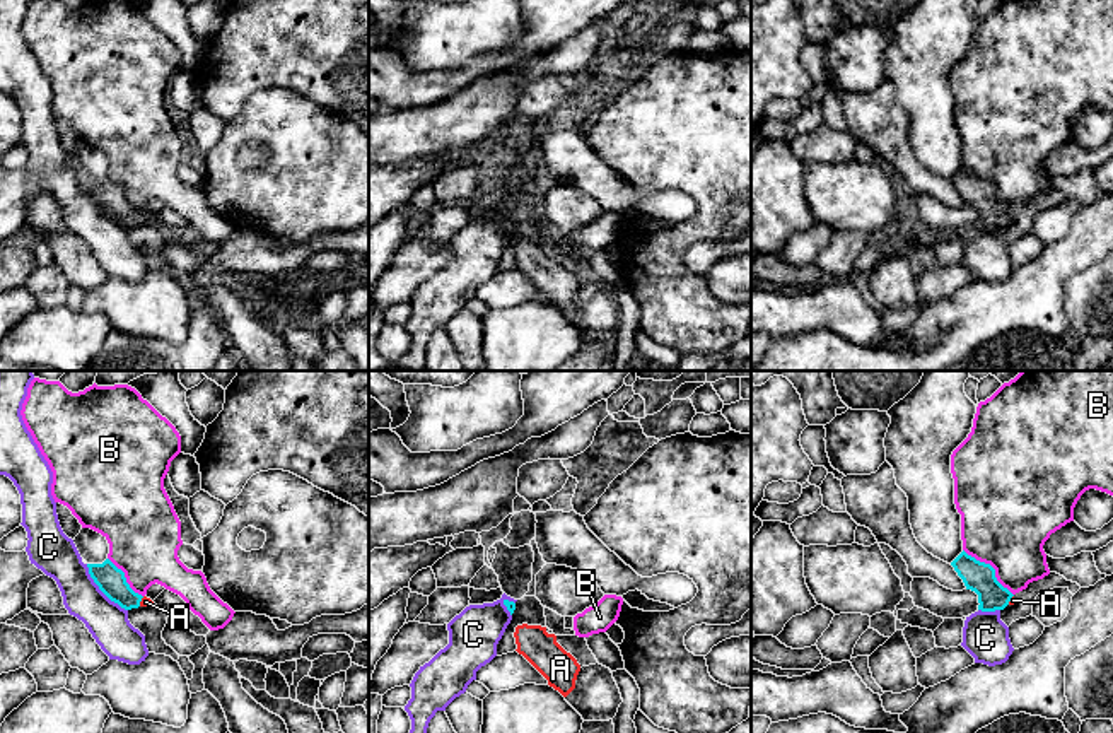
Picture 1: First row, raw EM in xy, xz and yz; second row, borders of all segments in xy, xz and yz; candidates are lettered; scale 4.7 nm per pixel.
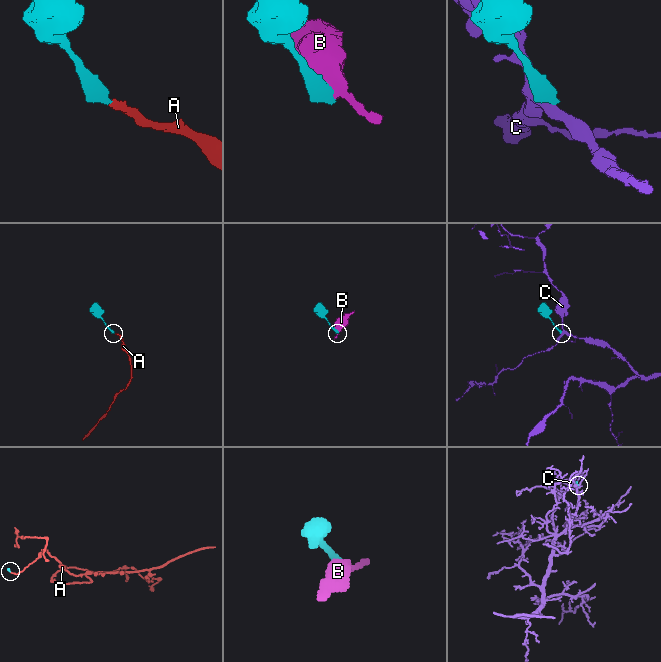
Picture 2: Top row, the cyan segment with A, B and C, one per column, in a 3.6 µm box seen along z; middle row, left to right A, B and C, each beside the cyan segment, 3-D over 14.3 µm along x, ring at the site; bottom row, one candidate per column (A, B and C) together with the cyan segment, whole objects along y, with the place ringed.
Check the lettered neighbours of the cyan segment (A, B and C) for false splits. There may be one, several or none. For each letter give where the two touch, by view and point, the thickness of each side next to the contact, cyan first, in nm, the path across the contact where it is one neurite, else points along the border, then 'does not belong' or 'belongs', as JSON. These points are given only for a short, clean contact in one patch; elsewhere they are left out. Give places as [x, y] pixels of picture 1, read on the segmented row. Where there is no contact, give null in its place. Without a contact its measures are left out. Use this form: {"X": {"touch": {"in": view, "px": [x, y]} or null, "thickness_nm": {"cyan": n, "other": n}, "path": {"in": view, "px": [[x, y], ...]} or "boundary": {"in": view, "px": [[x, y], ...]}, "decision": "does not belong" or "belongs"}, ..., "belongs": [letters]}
{"A": {"touch": {"in": "xy", "px": [140, 600]}, "thickness_nm": {"cyan": 140, "other": 50}, "path": {"in": "xy", "px": [[111, 581], [130, 600], [140, 600], [145, 602]]}, "decision": "belongs"}, "B": {"touch": {"in": "yz", "px": [992, 568]}, "thickness_nm": {"cyan": 140, "other": 440}, "boundary": {"in": "yz", "px": [[963, 549], [987, 562], [994, 569], [994, 576], [1013, 595]]}, "decision": "does not belong"}, "C": {"touch": {"in": "xy", "px": [101, 590]}, "thickness_nm": {"cyan": 140, "other": 190}, "boundary": {"in": "xy", "px": [[86, 564], [93, 581], [127, 610]]}, "decision": "does not belong"}, "belongs": ["A"]}

